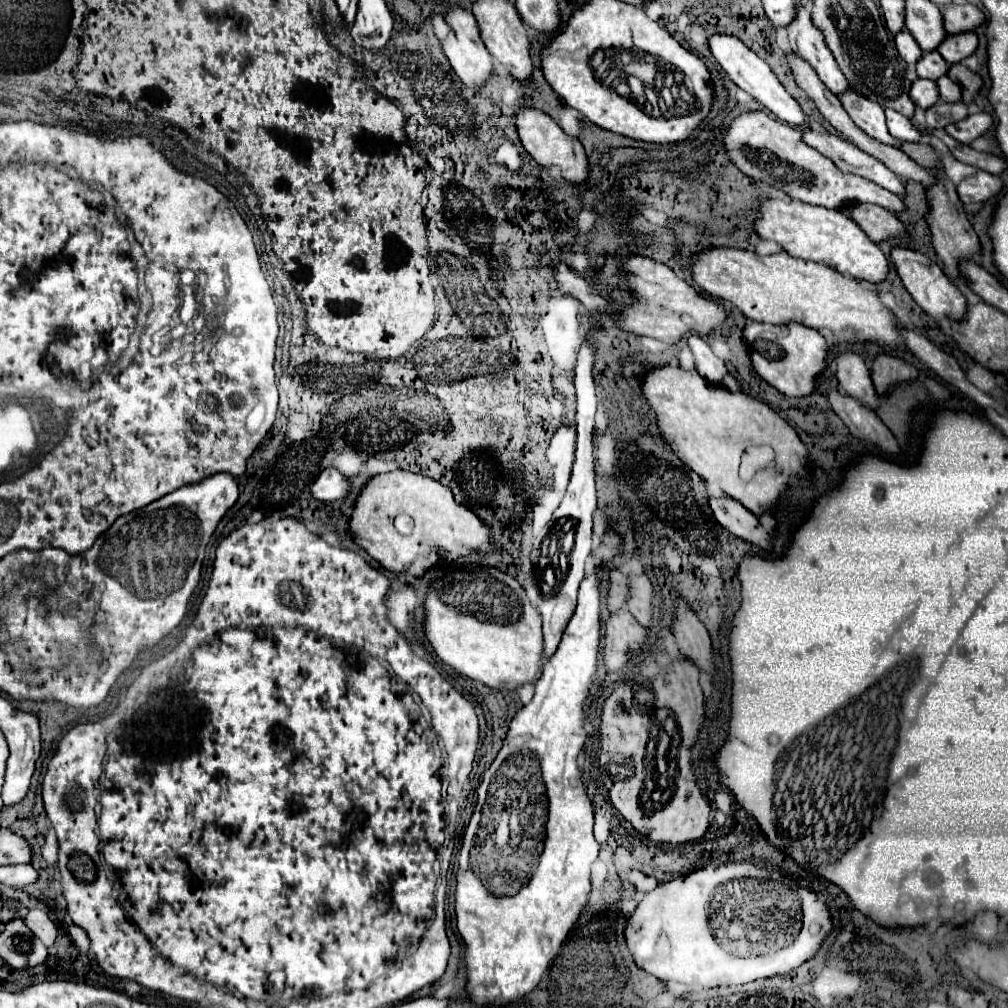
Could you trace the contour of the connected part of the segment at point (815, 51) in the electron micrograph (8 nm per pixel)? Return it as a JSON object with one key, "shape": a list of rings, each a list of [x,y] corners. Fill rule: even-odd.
{"shape":[[[798,1],[796,10],[795,19],[786,27],[792,51],[816,69],[818,77],[834,95],[846,91],[848,81],[838,69],[834,55],[826,47],[822,31],[813,24],[810,9]]]}

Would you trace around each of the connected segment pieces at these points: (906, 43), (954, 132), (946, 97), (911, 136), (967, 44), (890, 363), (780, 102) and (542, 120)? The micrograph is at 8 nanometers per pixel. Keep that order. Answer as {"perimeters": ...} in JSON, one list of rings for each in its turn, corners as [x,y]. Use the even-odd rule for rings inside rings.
{"perimeters":[[[[902,29],[902,33],[896,33],[894,35],[894,43],[896,43],[896,49],[900,53],[900,57],[908,63],[916,63],[918,57],[922,57],[922,49],[918,47],[918,43],[914,41],[914,37]]],[[[976,113],[976,115],[968,115],[966,119],[954,125],[946,125],[946,133],[960,143],[970,143],[972,139],[980,137],[990,125],[992,125],[992,117],[988,113]]],[[[940,77],[936,79],[936,85],[938,85],[938,93],[942,101],[960,101],[960,87],[952,79]]],[[[886,109],[886,125],[890,129],[890,135],[898,141],[920,141],[920,133],[910,123],[908,117],[902,117],[894,109]]],[[[966,31],[966,33],[950,33],[946,35],[946,39],[938,45],[938,53],[948,61],[948,63],[958,63],[962,61],[964,57],[972,55],[974,49],[978,45],[978,37],[976,33],[972,31]]],[[[880,353],[870,365],[870,375],[872,375],[872,383],[874,383],[876,391],[884,395],[896,383],[916,379],[918,371],[912,363],[904,361],[902,357],[896,357],[890,353]]],[[[714,33],[708,37],[708,47],[716,59],[716,63],[726,71],[726,75],[740,87],[744,89],[748,95],[752,95],[754,99],[758,99],[766,109],[770,109],[778,119],[790,123],[790,125],[802,125],[804,115],[800,111],[800,105],[792,99],[792,95],[784,89],[784,85],[778,81],[778,77],[774,75],[774,71],[754,53],[750,51],[738,37],[734,35],[722,35],[722,33]]],[[[526,107],[514,113],[514,121],[516,121],[516,129],[518,129],[518,137],[524,145],[524,149],[540,163],[540,165],[558,165],[562,169],[562,177],[572,181],[572,183],[580,183],[588,177],[588,163],[586,163],[586,153],[582,143],[564,133],[544,111],[536,109],[536,107]]]]}

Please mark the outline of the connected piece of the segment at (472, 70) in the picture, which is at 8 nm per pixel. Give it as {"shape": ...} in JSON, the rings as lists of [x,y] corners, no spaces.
{"shape":[[[452,7],[446,11],[444,15],[444,21],[446,25],[450,27],[450,33],[440,41],[442,43],[442,51],[444,55],[448,57],[452,69],[456,71],[456,75],[470,87],[480,87],[484,85],[484,81],[488,79],[488,73],[492,71],[494,67],[494,61],[492,61],[492,55],[488,53],[486,45],[482,43],[480,39],[480,31],[478,31],[478,25],[476,25],[476,19],[470,11],[462,9],[462,7]]]}

